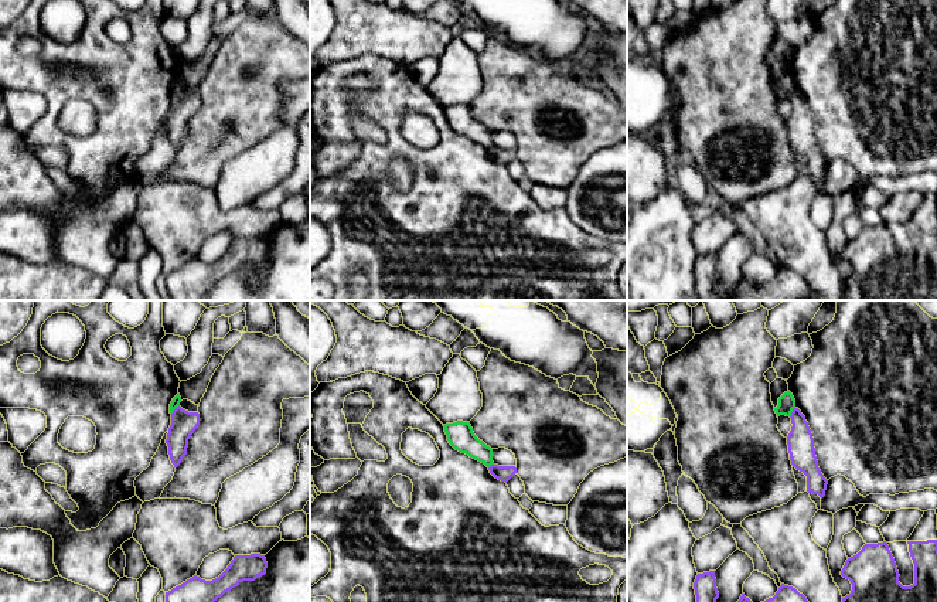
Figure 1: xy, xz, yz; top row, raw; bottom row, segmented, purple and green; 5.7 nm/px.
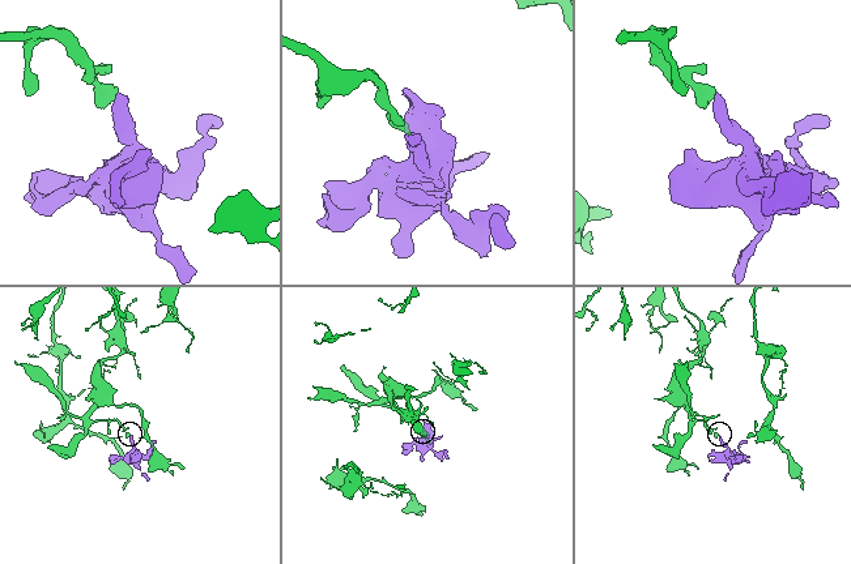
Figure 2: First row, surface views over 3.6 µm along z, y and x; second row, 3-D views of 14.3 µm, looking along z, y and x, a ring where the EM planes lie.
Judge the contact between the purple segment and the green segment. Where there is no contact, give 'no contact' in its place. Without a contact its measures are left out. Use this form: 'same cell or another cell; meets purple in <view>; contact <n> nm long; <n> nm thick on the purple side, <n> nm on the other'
another cell; meets purple in xy; contact 80 nm long; 140 nm thick on the purple side, 50 nm on the other

